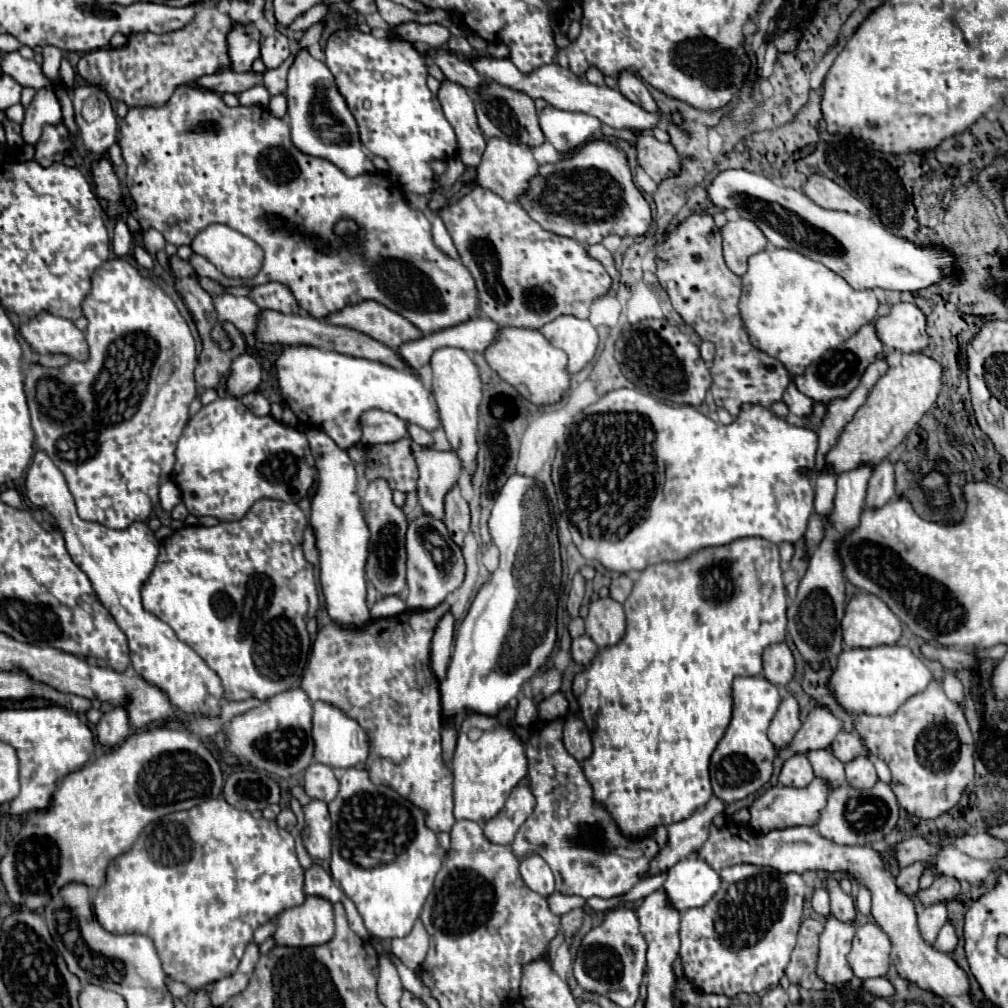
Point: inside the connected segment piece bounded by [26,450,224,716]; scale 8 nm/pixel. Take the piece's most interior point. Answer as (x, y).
(117, 562)

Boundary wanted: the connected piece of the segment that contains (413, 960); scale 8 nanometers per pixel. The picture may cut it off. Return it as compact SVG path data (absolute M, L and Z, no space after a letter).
M416 920L412 932L404 938L394 938L392 940L392 952L412 970L412 972L418 972L424 958L426 958L426 952L428 952L428 946L430 946L430 936L424 928L424 924L420 920Z

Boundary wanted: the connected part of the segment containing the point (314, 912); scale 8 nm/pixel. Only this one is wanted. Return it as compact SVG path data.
M306 896L304 904L284 910L278 916L276 944L318 946L334 936L332 904L320 896Z

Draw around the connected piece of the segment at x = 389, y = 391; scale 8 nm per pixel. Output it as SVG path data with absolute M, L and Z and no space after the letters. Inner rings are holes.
M286 346L280 352L280 356L276 358L274 370L276 370L276 378L278 378L278 390L284 398L284 402L290 406L290 410L296 414L296 418L304 424L322 428L344 450L348 450L348 448L352 448L360 442L360 438L362 438L360 416L366 410L372 410L372 408L394 412L402 420L406 420L410 424L418 424L428 432L436 430L436 426L438 426L436 406L432 402L432 396L430 396L428 388L422 384L422 380L416 374L400 372L396 368L388 368L382 362L352 358L352 356L332 352L332 350L314 348L314 346Z

